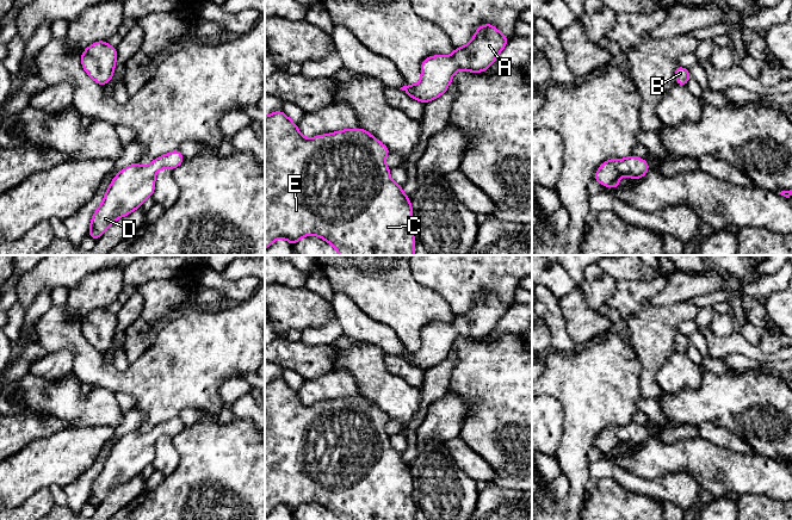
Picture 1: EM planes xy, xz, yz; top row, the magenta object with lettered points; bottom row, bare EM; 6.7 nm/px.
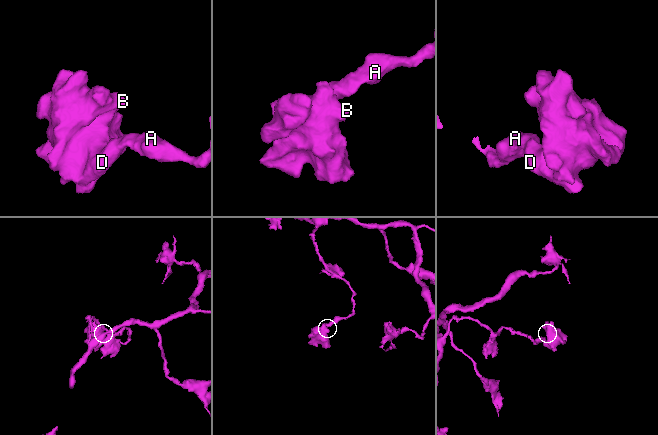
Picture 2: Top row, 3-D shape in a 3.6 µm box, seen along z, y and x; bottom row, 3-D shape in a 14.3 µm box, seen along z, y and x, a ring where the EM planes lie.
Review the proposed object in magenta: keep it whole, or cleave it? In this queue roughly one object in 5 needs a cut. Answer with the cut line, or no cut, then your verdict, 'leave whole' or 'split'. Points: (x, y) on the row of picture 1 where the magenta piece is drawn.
no cut | leave whole

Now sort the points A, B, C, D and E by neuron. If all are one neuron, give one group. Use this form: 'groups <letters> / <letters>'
groups A B C D E

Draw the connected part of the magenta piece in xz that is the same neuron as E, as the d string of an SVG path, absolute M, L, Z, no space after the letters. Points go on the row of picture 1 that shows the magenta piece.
M281 110L265 117L265 249L277 239L285 239L295 247L296 242L309 235L315 235L330 243L339 255L415 255L415 236L412 231L413 209L401 185L390 178L390 168L385 157L390 149L363 128L346 129L313 138L304 138L295 124Z

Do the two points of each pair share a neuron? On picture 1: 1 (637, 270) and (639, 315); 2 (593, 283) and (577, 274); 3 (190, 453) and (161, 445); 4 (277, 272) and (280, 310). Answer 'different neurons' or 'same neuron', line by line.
1: different neurons
2: different neurons
3: different neurons
4: different neurons

